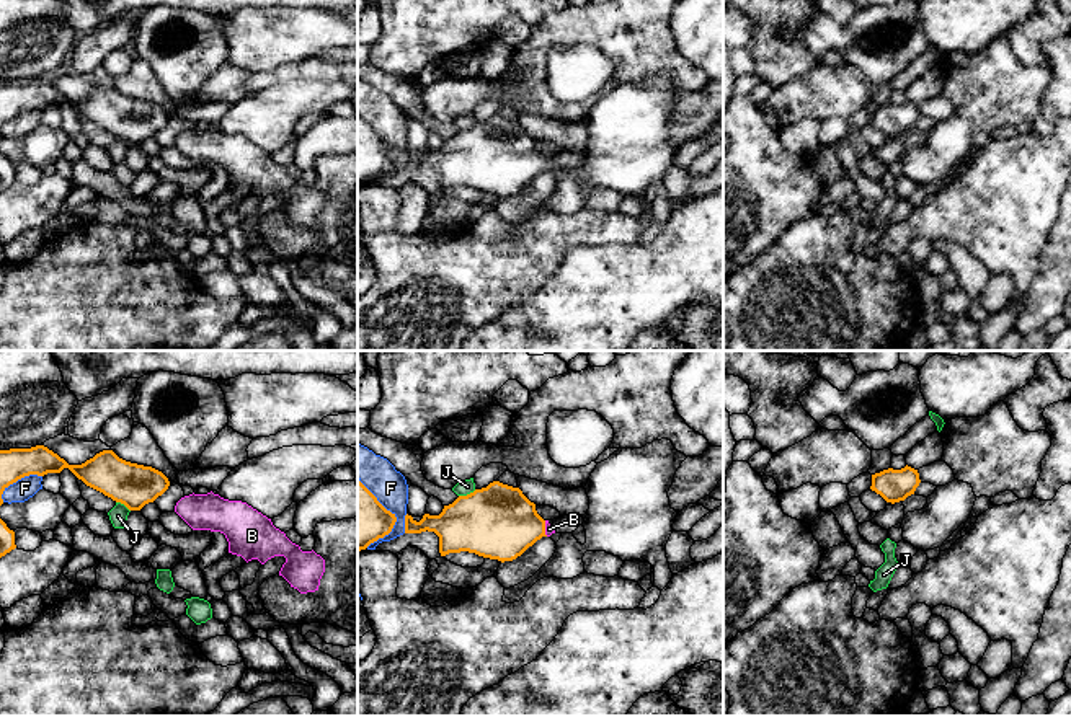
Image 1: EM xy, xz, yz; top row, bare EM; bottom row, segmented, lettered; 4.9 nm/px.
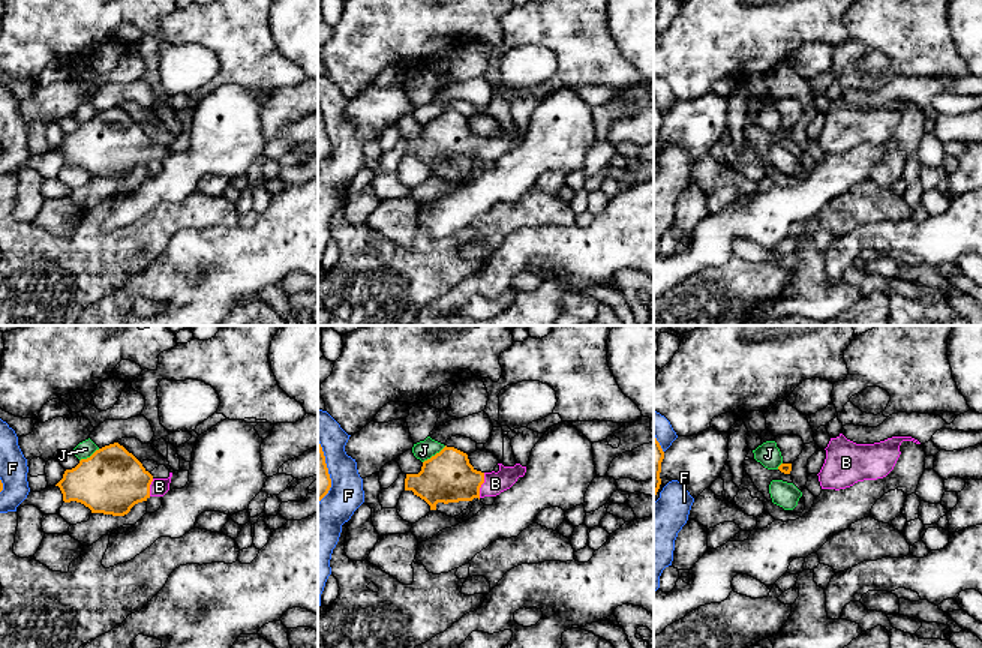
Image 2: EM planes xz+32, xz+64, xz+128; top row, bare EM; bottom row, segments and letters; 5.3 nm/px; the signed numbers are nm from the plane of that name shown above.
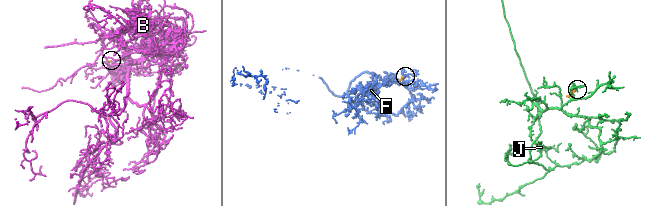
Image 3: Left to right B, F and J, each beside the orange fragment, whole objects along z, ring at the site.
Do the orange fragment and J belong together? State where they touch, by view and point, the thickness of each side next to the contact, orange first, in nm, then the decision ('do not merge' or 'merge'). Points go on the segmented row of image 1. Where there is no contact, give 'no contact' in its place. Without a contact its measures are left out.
xz (467, 495) | 360/70 nm | do not merge

